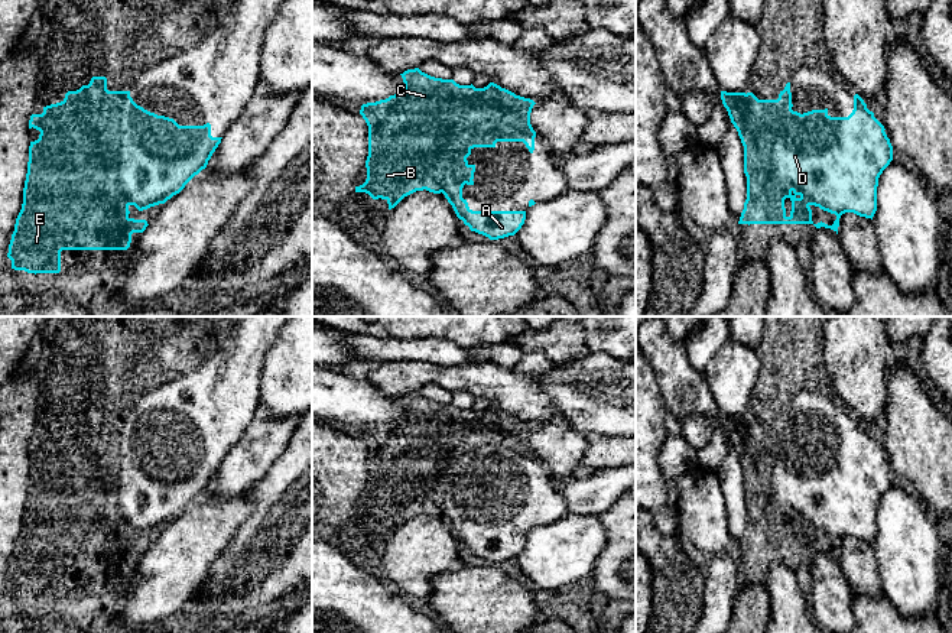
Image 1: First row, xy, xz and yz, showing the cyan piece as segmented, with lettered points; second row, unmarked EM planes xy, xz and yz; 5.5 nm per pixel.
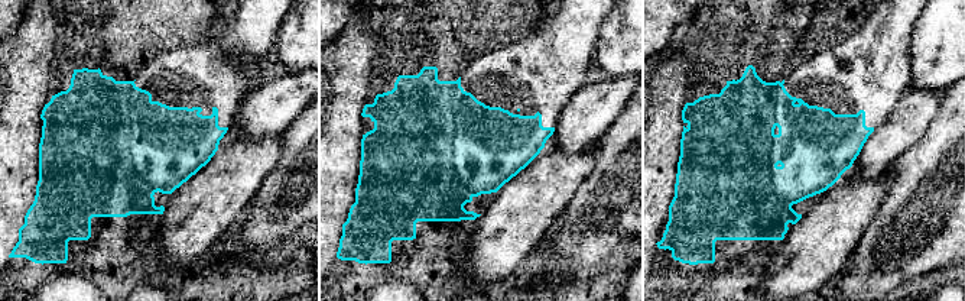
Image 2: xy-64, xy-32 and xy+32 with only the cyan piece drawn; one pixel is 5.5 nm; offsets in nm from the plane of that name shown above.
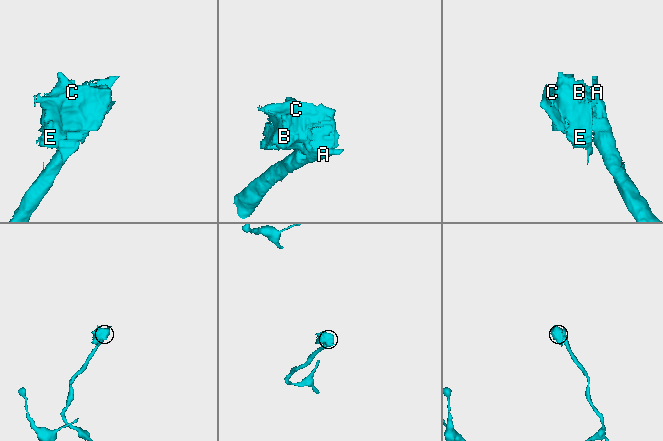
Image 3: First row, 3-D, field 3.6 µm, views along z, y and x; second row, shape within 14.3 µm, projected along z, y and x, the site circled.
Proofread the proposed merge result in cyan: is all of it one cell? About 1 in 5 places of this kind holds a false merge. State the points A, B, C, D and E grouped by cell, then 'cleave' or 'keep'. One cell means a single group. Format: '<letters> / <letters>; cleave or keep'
A B C D E; keep

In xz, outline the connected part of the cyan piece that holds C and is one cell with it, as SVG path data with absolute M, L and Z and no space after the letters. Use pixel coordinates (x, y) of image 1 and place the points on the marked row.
M419 68L400 74L404 88L386 100L361 106L360 114L368 126L367 179L355 186L373 199L386 199L389 210L416 191L443 194L456 217L471 231L490 240L514 236L526 220L526 211L472 211L462 198L464 185L474 185L475 165L467 158L474 147L496 147L497 142L523 142L535 150L536 132L530 113L536 104L530 98L490 82L484 88L459 85L422 72Z

